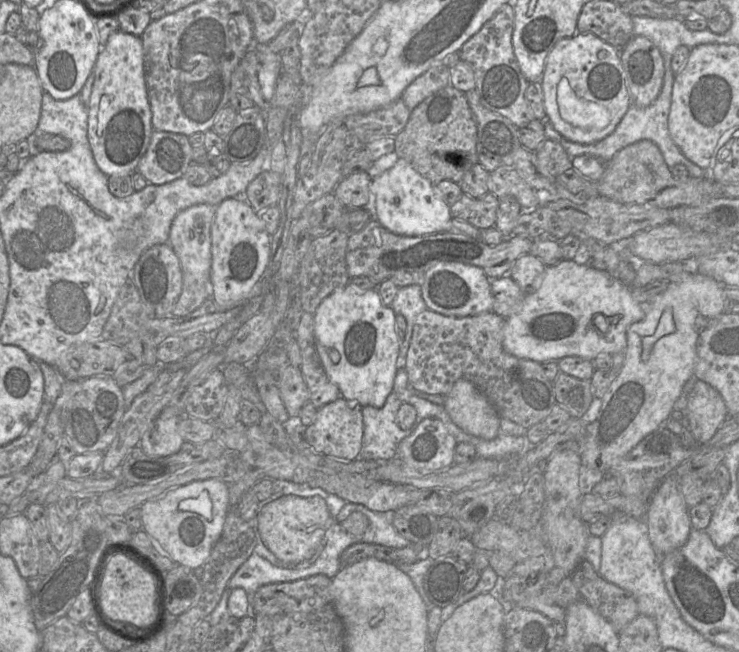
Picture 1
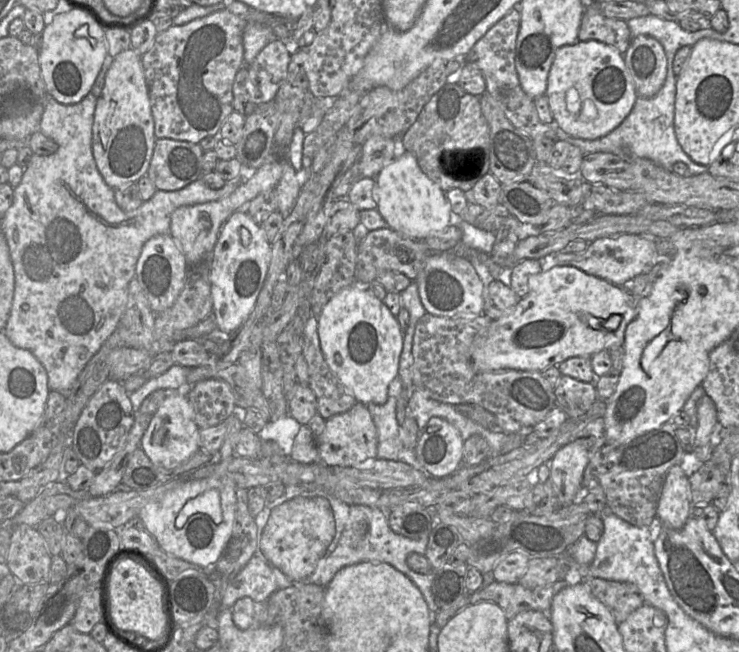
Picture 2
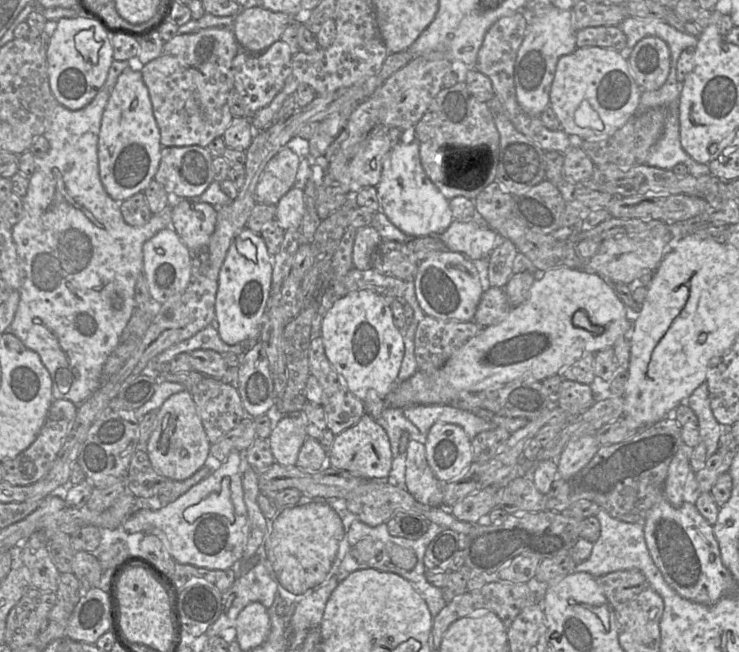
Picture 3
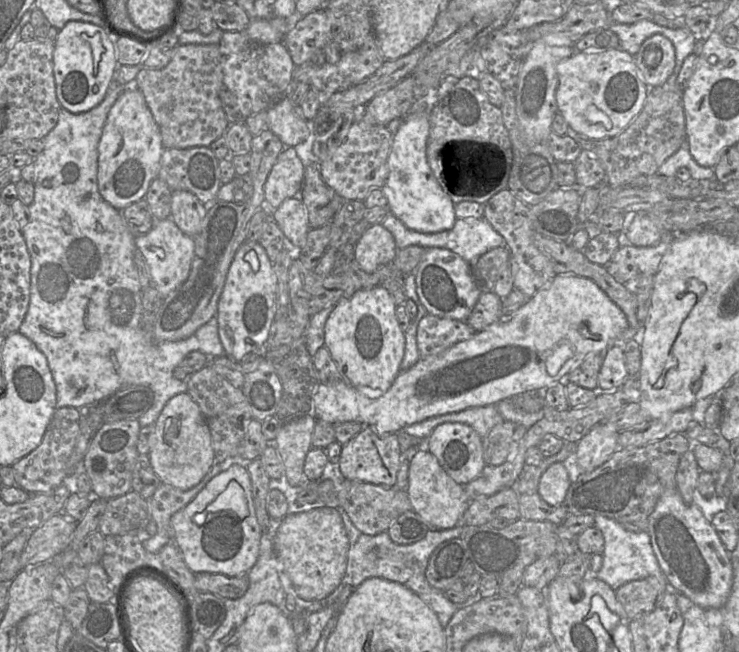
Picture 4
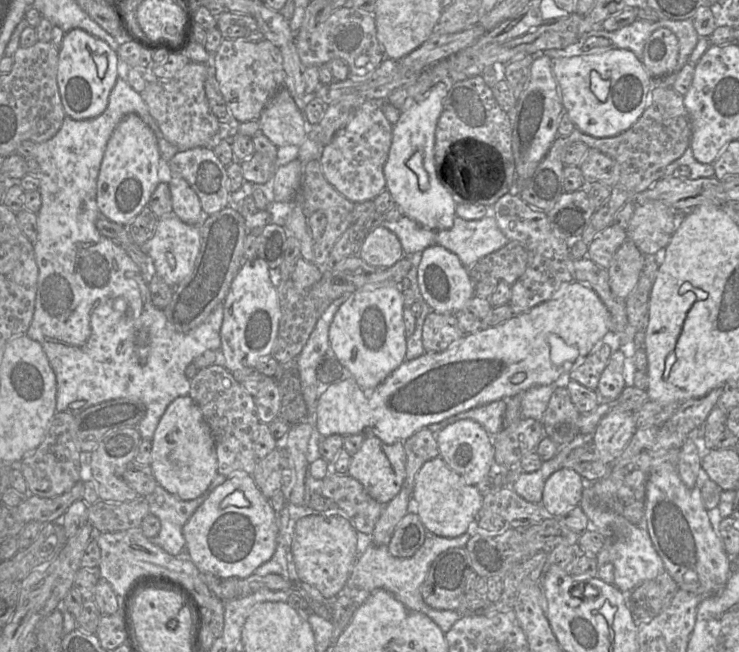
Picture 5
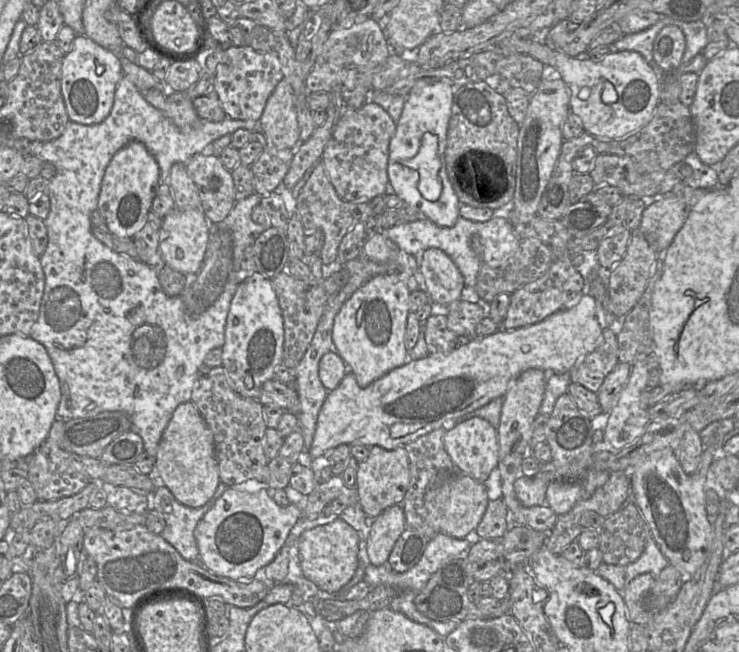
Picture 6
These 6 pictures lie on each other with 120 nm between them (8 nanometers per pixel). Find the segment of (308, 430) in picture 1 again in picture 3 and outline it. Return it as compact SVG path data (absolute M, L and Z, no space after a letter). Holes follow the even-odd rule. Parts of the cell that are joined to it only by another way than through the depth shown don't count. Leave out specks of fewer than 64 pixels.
M368 413L358 423L335 436L328 456L332 467L367 480L388 480L394 459L386 431Z

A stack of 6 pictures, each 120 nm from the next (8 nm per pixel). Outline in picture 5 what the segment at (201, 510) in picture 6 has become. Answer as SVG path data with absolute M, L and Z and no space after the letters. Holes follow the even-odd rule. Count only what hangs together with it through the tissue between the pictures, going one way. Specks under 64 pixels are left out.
M217 473L202 495L188 501L178 499L162 486L157 485L154 491L147 496L150 513L156 516L161 523L158 535L151 541L171 555L184 554L186 542L183 526L210 493L226 479L226 476Z

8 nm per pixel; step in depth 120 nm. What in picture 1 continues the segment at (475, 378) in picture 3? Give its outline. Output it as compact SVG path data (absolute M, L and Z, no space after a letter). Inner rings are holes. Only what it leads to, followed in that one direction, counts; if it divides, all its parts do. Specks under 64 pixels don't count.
M561 259L546 266L537 287L524 295L521 308L506 319L503 328L504 350L518 358L529 359L540 364L546 361L558 361L567 356L581 357L593 361L600 353L610 355L624 352L627 344L627 328L645 317L647 302L637 303L632 297L630 287L614 278L607 271L599 270L589 264L578 264L571 259ZM595 315L604 315L607 320L613 315L620 315L616 325L609 324L609 329L600 333L594 326Z

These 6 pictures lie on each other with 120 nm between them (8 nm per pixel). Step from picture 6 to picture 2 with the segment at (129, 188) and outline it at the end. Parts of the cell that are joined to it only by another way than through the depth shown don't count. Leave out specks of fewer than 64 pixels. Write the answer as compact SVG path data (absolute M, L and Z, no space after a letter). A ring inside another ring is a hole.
M133 48L120 52L106 73L104 87L97 99L92 129L92 151L97 168L107 185L115 189L131 182L137 182L147 175L155 145L155 126L151 112L148 86L142 57Z

